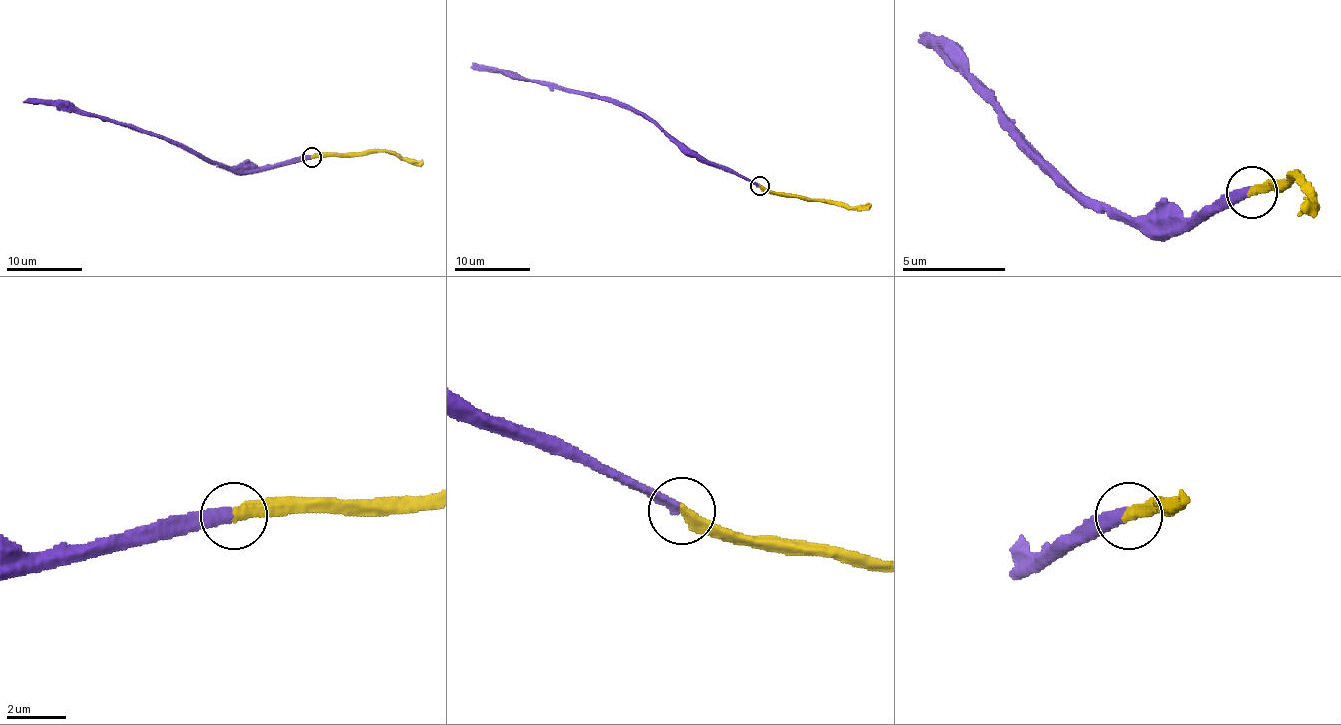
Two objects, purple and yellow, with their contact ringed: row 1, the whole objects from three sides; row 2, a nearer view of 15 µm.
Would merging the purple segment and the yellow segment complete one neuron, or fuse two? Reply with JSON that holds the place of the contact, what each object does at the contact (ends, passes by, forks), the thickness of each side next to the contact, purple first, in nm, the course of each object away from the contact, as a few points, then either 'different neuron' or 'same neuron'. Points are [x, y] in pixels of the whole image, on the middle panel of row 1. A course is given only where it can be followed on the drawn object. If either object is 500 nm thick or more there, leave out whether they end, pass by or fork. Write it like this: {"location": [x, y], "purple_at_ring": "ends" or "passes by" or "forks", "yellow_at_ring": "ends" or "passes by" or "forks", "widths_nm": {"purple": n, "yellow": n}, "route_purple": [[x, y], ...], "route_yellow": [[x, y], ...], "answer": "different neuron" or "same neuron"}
{"location": [759, 186], "purple_at_ring": "ends", "yellow_at_ring": "ends", "widths_nm": {"purple": 360, "yellow": 400}, "route_purple": [[759, 185], [711, 166], [629, 109], [585, 96], [578, 90], [471, 65]], "route_yellow": [[759, 185], [776, 193], [837, 200], [848, 206], [871, 204]], "answer": "same neuron"}

